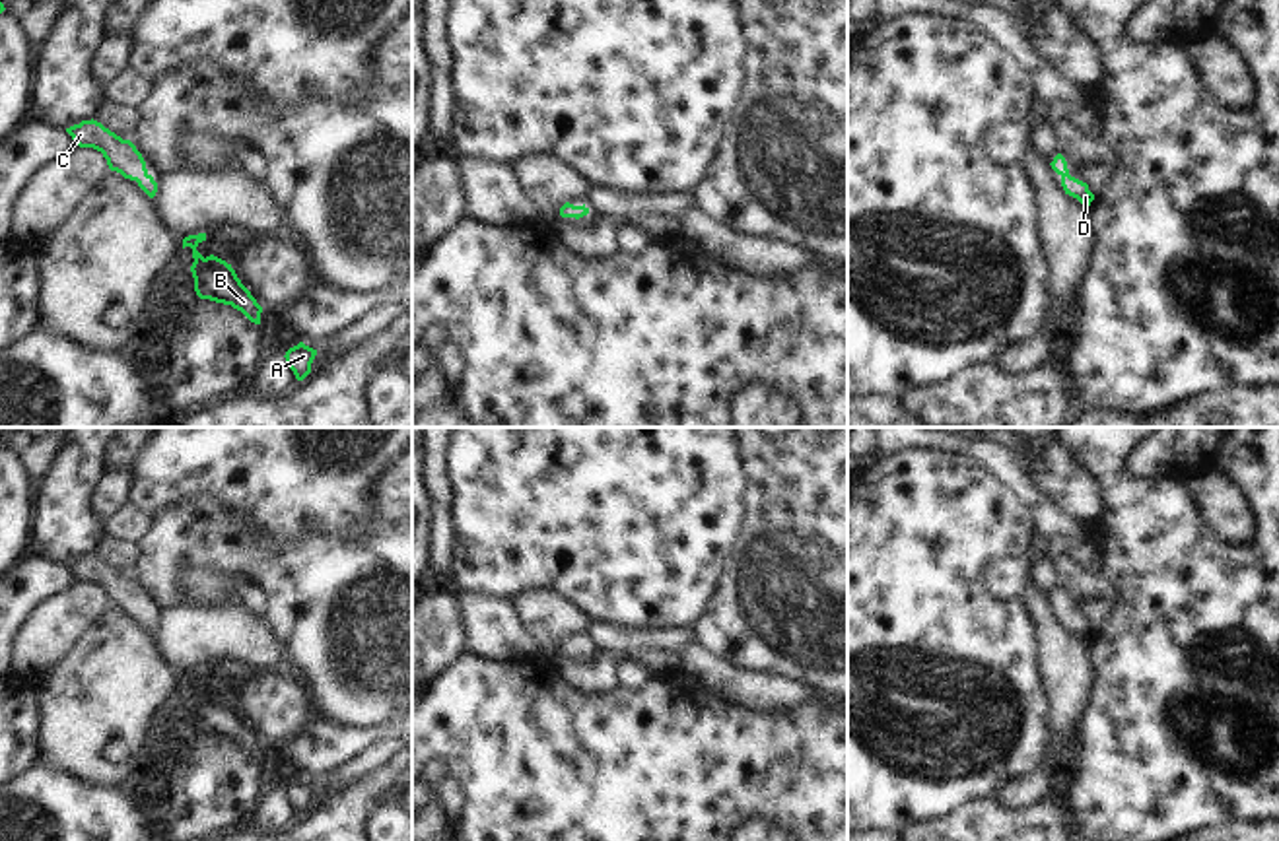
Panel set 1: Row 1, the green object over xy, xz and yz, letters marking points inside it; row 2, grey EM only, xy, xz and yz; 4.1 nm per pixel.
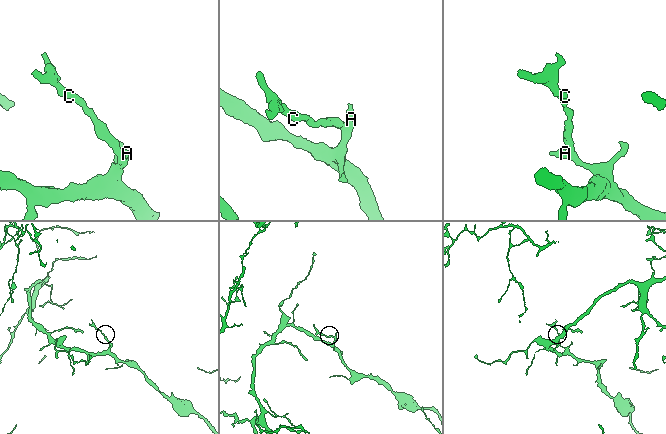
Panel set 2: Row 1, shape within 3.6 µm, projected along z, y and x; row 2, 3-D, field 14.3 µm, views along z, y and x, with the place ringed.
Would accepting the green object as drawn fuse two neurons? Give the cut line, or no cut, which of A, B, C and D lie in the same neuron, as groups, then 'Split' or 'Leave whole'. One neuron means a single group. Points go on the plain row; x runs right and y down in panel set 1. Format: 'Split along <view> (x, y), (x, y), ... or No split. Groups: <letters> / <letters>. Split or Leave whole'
No split. Groups: A B C D. Leave whole.

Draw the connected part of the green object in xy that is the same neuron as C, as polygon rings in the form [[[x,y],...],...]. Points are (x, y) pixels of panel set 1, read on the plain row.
[[[93,554],[70,561],[66,567],[72,571],[76,581],[101,587],[111,606],[136,616],[150,633],[156,631],[157,618],[148,608],[142,589],[130,575],[122,575]]]

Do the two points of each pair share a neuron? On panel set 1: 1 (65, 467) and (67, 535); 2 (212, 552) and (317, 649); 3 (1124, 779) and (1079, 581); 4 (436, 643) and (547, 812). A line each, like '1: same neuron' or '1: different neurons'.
1: same neuron
2: same neuron
3: different neurons
4: different neurons

